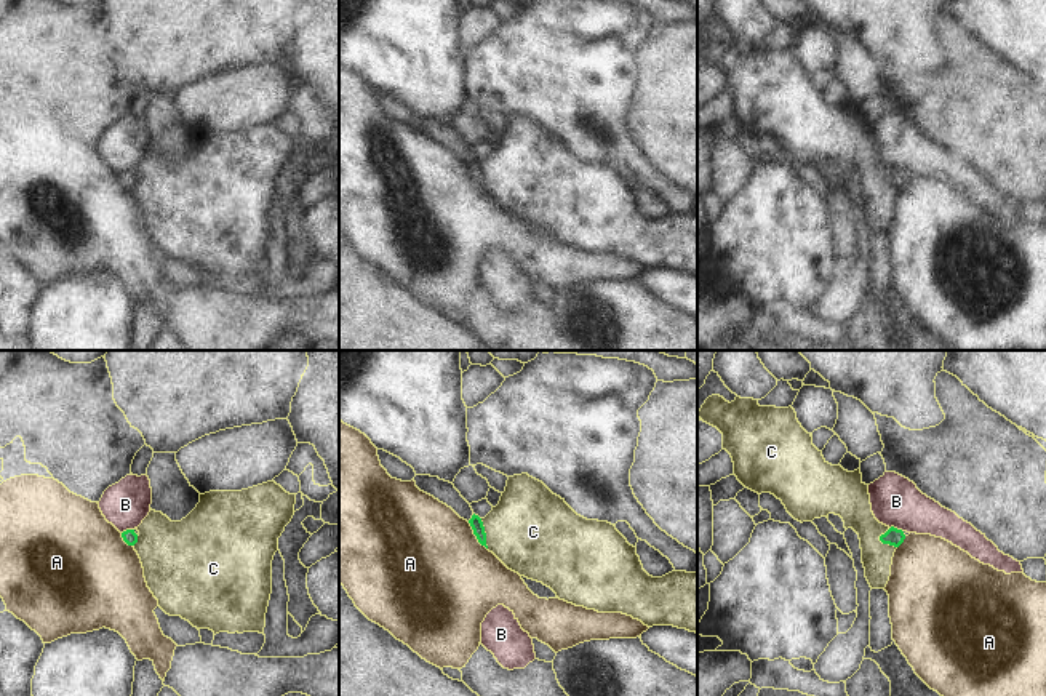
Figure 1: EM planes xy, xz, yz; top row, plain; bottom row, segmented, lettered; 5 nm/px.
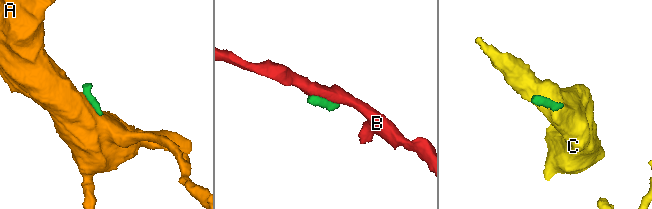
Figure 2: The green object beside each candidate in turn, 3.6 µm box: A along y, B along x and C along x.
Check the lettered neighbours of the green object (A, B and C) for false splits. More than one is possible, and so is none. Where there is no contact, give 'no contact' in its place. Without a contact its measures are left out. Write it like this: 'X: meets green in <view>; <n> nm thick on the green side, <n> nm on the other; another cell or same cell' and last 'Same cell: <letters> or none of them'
A: meets green in xz; 70 nm thick on the green side, 500 nm on the other; another cell
B: meets green in yz; 90 nm thick on the green side, 260 nm on the other; another cell
C: meets green in yz; 90 nm thick on the green side, 170 nm on the other; another cell
Same cell: none of them

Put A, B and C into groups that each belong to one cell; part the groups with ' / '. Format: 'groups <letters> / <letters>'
groups A / B / C

